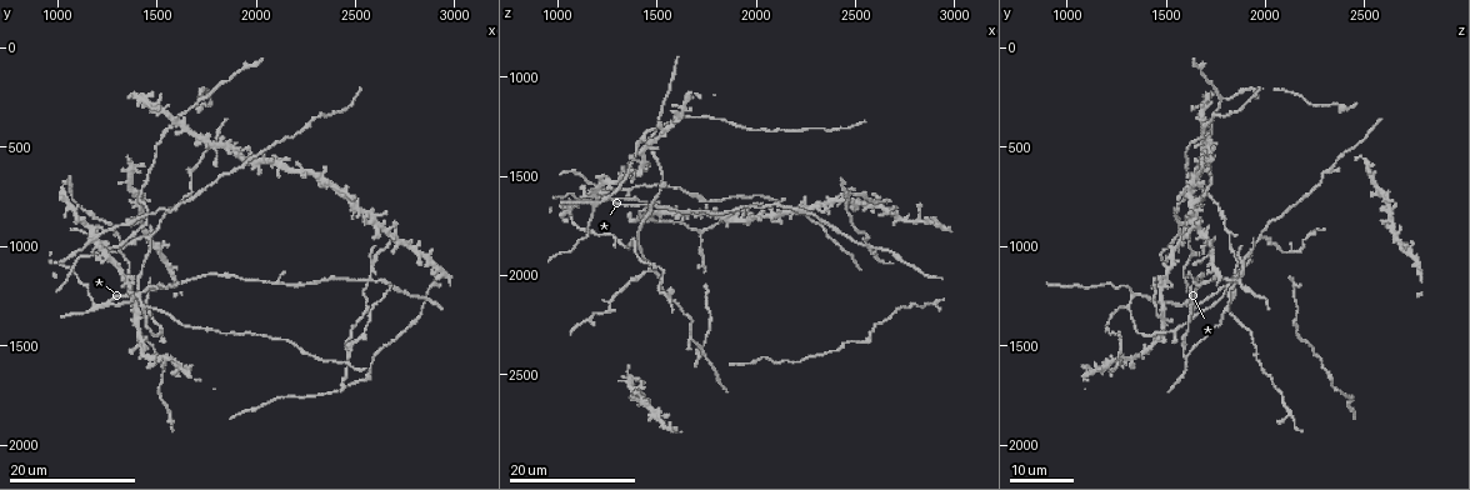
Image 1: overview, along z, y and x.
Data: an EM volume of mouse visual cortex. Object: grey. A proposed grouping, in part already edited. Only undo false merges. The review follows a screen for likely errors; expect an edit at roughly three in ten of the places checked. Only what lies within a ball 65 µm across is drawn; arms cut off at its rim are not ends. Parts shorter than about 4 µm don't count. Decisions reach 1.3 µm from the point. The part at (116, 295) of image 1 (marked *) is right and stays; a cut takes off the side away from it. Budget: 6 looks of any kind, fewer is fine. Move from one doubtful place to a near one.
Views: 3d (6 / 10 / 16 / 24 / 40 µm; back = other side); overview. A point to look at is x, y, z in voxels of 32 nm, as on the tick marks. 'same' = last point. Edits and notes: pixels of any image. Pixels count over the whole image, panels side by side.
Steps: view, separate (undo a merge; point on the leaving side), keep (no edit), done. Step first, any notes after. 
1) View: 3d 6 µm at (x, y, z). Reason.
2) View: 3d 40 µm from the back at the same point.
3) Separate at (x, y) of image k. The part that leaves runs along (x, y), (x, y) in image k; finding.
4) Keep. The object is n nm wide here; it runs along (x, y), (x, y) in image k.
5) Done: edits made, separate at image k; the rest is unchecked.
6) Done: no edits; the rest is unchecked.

View: 3d 16 µm at (1410, 1360, 1490).

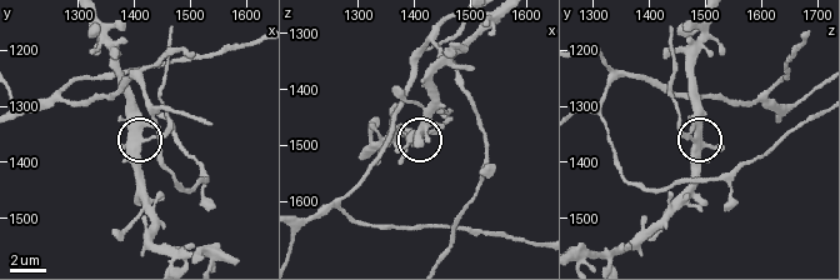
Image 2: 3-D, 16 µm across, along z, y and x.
View: 3d 6 µm at (1420, 1360, 1475).

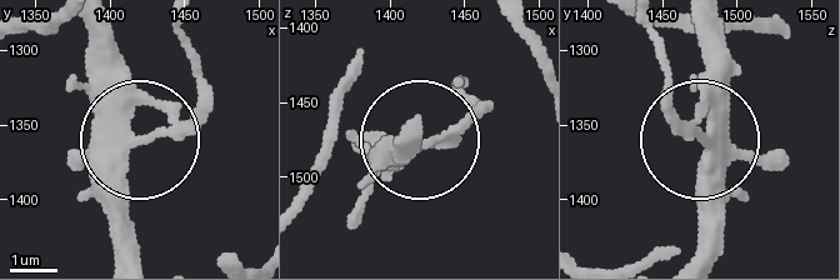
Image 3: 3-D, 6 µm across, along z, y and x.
Separate at (199, 110) of image 3. The part that leaves runs along (140, 136), (193, 113), (184, 29) in image 3; two neurons meet here.

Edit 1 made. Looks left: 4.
View: 3d 16 µm at (1190, 960, 1550). Branch point.

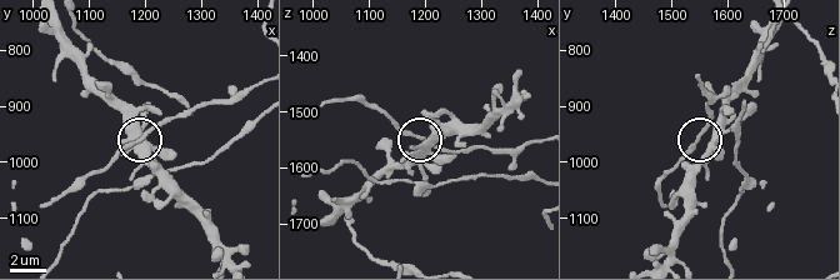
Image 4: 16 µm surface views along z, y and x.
View: 3d 6 µm at (1185, 960, 1545).

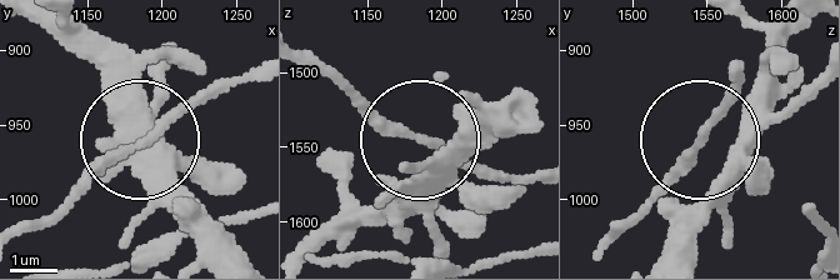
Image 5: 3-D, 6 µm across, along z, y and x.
View: 3d 6 µm from the back at (1188, 960, 1546).

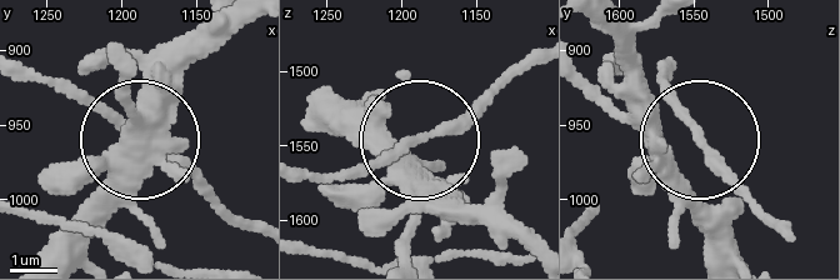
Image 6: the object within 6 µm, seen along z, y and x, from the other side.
Keep. The object is 160 nm wide here; all the same neuron.

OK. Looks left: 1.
Done: edits made, separate at image 3; the rest is unchecked.

